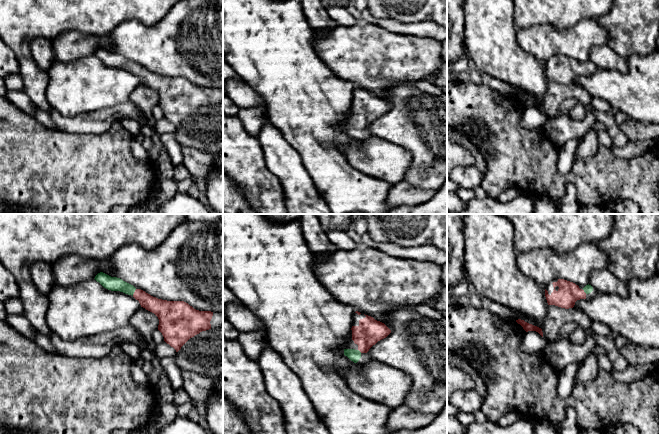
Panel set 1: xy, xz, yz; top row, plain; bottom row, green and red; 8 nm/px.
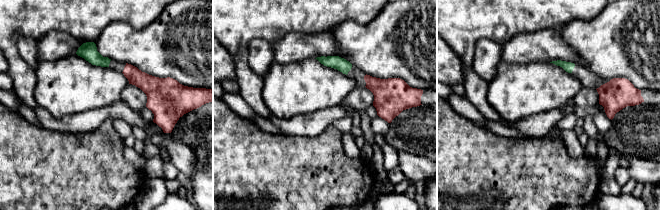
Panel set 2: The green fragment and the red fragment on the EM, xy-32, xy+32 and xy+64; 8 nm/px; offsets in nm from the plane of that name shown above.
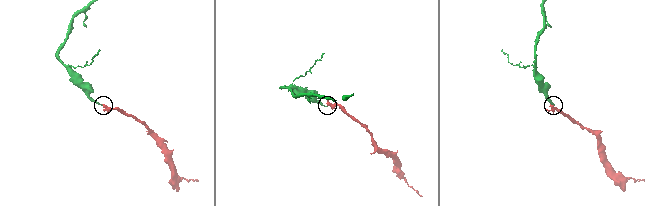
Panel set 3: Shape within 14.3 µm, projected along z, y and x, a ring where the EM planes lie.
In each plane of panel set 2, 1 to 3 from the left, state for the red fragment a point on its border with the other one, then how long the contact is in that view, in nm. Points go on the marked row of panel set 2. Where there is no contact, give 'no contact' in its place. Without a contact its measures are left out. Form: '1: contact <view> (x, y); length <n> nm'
1: no contact
2: no contact
3: no contact

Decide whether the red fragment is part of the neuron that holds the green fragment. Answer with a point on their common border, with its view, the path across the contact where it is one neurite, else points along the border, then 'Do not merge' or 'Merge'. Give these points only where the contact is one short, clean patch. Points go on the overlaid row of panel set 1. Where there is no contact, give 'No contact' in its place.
Touches green at xy (134, 291). Path across: xy (111, 283), (134, 291), (148, 302), (159, 307). Merge

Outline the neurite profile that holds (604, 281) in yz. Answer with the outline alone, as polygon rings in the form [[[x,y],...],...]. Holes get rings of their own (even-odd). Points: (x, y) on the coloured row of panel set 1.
[[[609,269],[594,270],[591,273],[589,285],[600,293],[614,294],[621,298],[628,296],[627,284],[619,280]]]

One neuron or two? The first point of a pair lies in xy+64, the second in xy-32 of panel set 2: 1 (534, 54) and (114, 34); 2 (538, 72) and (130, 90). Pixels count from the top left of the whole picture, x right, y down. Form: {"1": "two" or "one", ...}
{"1": "two", "2": "two"}

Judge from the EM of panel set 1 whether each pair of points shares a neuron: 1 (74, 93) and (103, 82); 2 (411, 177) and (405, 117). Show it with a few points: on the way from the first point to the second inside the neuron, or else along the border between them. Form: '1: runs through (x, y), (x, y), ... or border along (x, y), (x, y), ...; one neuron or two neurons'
1: runs through (81, 87), (96, 85); one neuron
2: runs through (418, 162), (418, 132); one neuron

